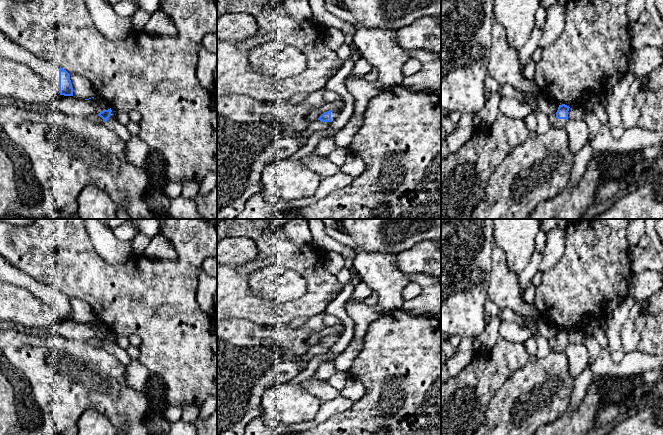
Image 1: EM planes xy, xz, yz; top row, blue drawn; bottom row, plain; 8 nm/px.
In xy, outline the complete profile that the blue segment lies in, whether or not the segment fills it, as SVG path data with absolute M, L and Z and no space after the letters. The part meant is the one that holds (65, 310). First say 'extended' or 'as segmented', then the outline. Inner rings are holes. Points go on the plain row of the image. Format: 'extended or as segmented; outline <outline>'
extended; outline M0 255L0 283L8 283L27 289L32 295L46 303L64 320L73 320L70 298L63 292L42 284L26 272L18 269Z

